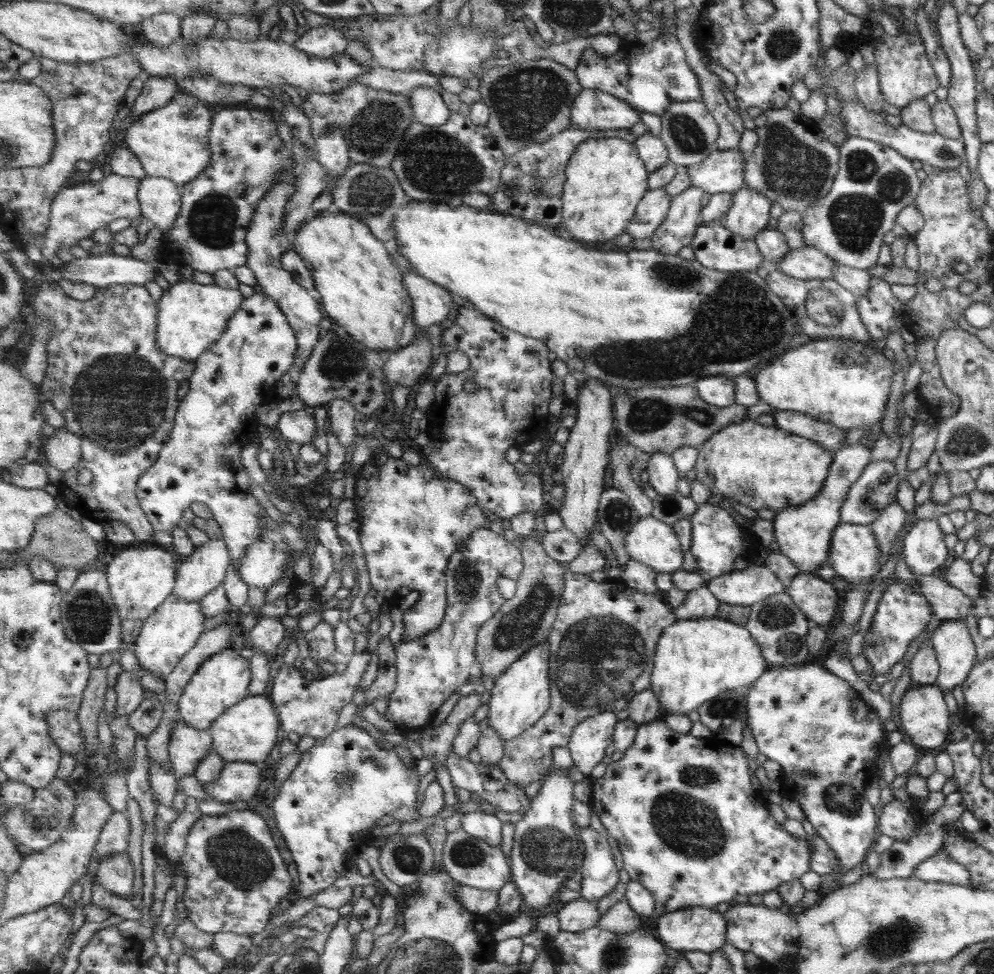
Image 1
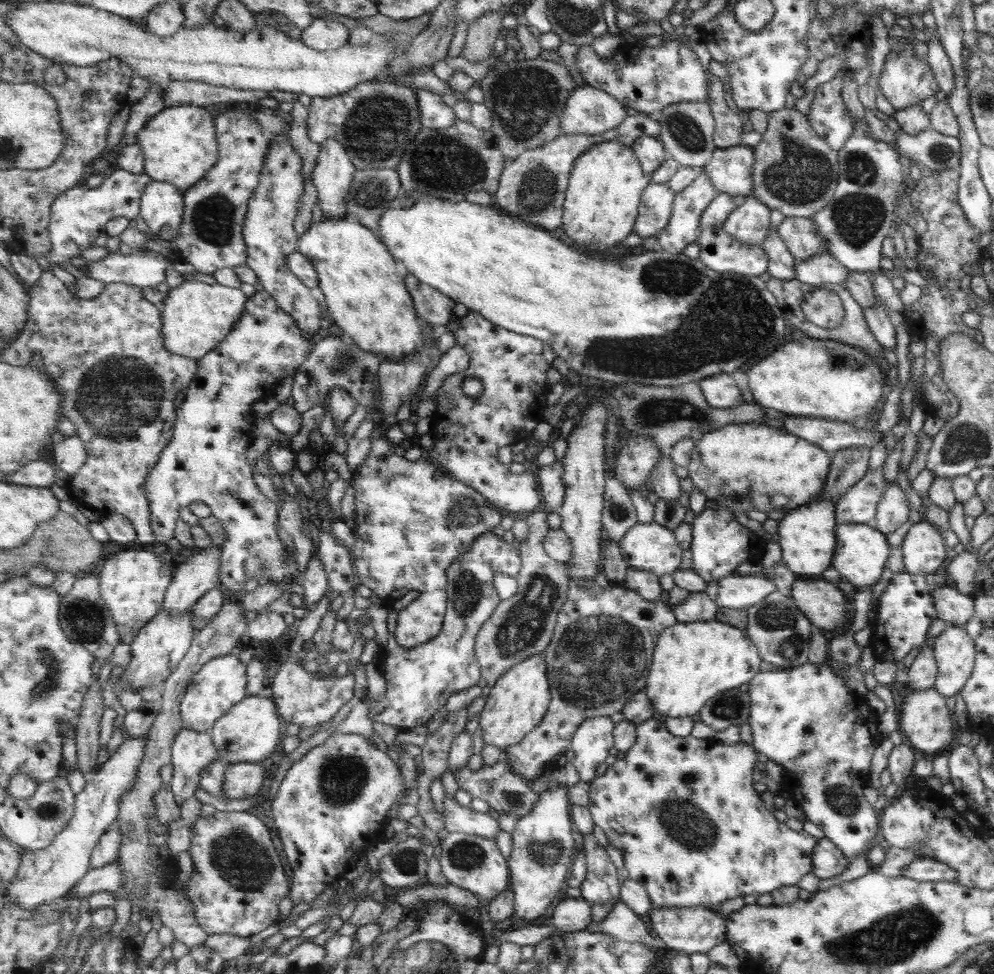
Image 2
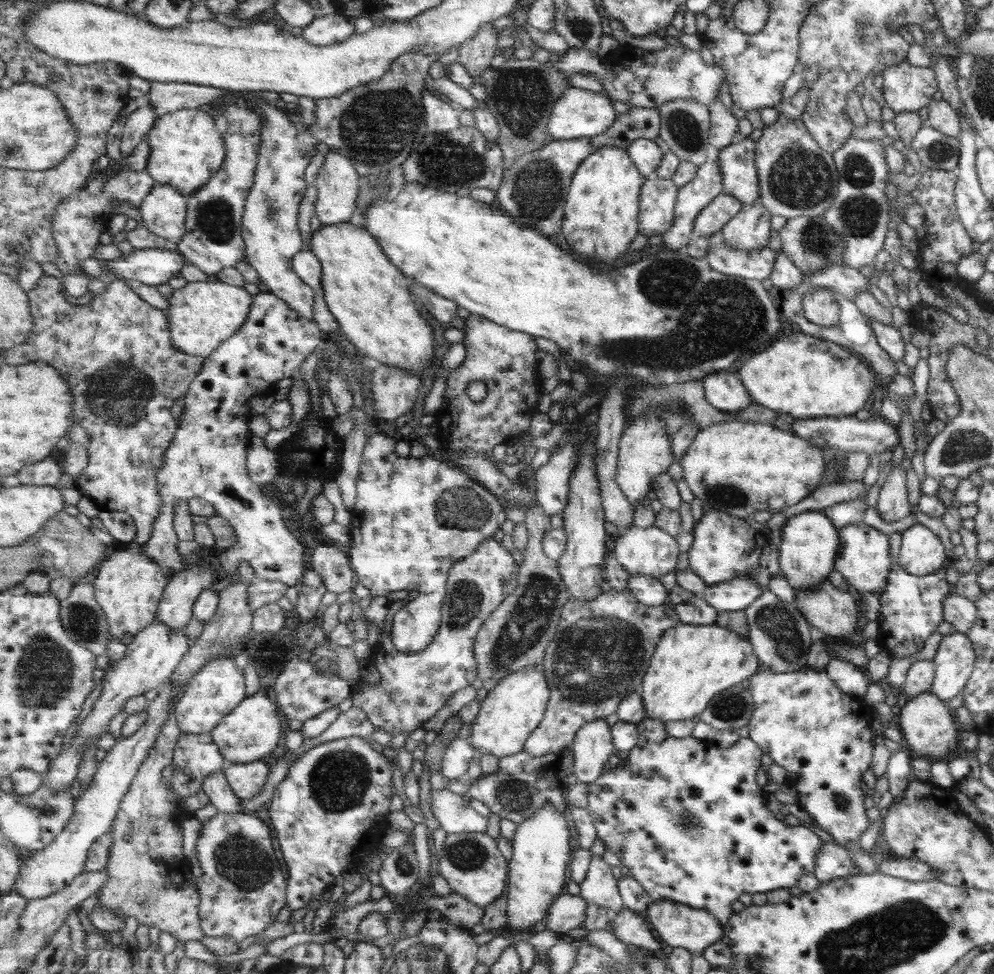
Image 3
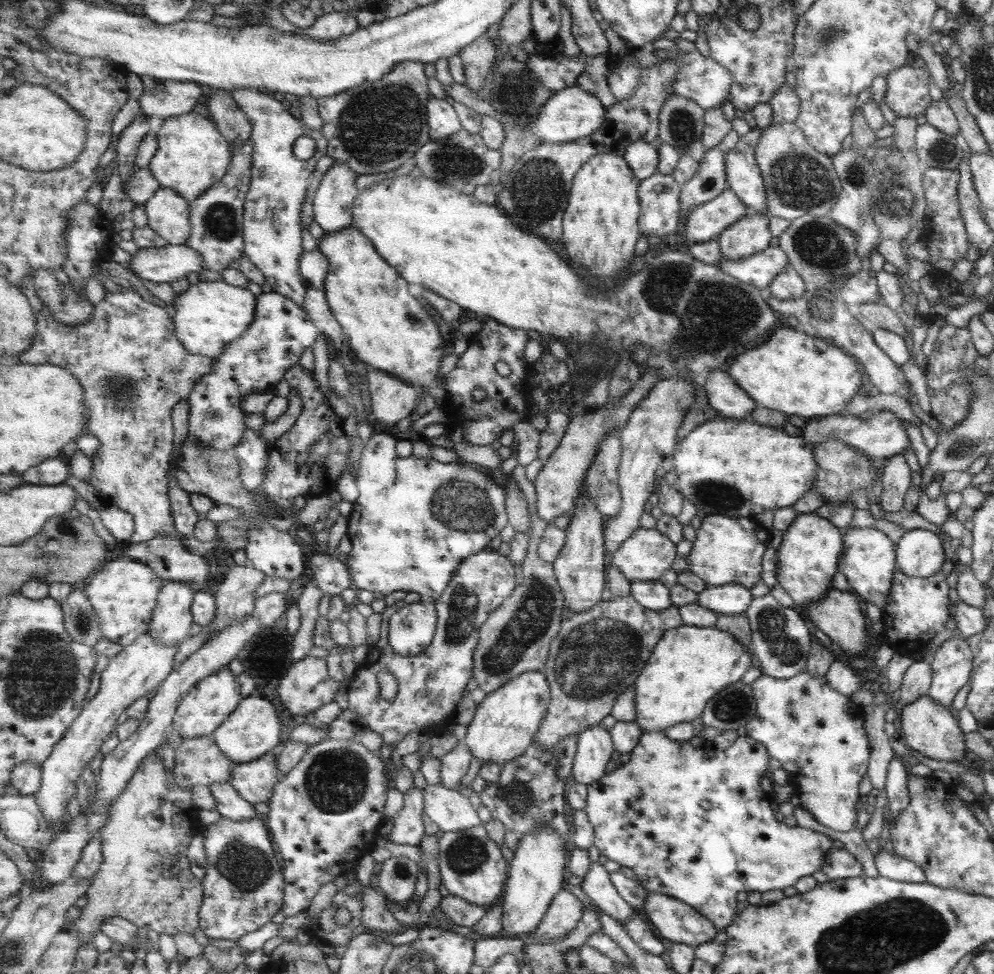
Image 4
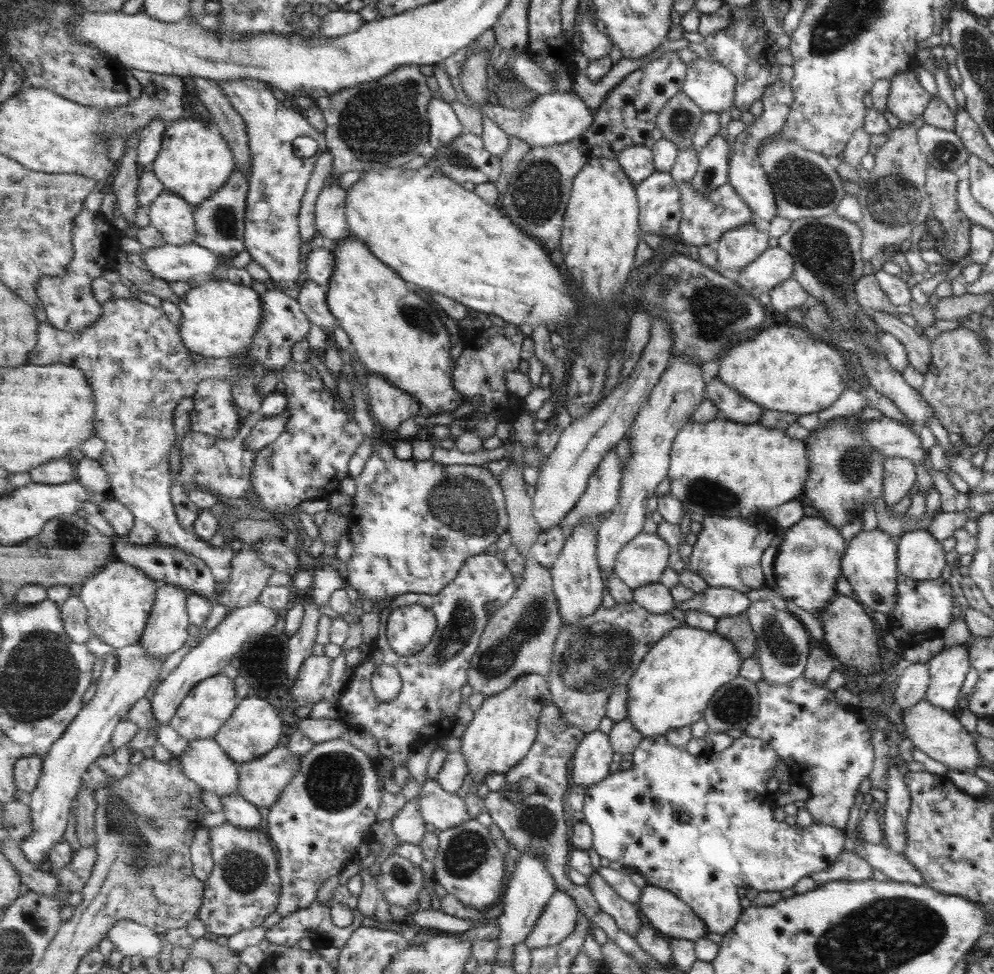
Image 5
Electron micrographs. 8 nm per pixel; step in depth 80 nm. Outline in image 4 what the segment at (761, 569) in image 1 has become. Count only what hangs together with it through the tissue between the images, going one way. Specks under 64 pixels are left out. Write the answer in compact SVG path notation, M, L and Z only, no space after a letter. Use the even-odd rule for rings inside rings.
M739 584L707 585L704 590L697 593L695 603L713 611L716 616L745 613L752 600L749 591L747 587Z

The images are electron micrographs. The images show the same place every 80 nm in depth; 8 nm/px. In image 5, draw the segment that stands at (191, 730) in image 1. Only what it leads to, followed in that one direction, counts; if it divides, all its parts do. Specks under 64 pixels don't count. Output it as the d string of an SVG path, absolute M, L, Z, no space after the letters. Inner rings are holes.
M201 739L190 741L187 750L179 756L183 765L185 776L194 780L203 789L217 795L219 798L229 794L239 795L238 784L240 774L238 762L235 762L216 739Z

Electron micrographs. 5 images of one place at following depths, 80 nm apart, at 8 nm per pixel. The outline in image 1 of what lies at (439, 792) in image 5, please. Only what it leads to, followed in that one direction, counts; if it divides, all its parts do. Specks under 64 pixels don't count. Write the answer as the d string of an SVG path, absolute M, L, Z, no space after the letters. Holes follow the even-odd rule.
M481 810L475 812L463 811L461 829L467 834L472 834L475 838L488 842L491 846L497 848L503 846L503 834L501 834L503 822L494 814L486 814Z

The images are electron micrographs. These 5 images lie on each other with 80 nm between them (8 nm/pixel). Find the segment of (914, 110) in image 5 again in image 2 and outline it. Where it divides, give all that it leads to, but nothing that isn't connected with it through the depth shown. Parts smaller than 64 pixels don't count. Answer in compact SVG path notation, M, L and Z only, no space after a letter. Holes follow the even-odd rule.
M909 41L901 52L889 52L885 56L878 80L881 95L887 99L895 111L909 108L909 106L920 106L919 102L933 96L938 90L929 66L913 56L913 49Z

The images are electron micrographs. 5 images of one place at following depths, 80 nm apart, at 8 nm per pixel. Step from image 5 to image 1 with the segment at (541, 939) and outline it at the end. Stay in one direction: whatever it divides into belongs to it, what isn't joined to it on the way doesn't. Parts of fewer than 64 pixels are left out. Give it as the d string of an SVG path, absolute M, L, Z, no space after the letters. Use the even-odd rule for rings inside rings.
M582 897L572 900L556 912L556 916L563 930L581 932L600 924L602 914L598 909L597 902Z

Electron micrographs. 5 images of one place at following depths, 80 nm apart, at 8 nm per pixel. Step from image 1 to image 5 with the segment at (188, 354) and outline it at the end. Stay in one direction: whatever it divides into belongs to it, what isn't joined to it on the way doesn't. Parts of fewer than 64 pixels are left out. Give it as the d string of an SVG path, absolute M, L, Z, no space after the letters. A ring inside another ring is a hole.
M207 280L191 288L178 304L183 312L180 333L191 353L203 357L233 358L240 356L252 343L265 318L261 294L250 286L225 280Z

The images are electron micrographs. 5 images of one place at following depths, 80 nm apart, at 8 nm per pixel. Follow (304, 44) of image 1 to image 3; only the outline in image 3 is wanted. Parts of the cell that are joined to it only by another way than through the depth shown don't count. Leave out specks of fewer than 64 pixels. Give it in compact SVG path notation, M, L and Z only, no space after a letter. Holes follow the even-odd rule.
M335 14L315 17L310 26L302 30L302 36L314 46L334 46L343 43L352 35L356 34L354 20Z

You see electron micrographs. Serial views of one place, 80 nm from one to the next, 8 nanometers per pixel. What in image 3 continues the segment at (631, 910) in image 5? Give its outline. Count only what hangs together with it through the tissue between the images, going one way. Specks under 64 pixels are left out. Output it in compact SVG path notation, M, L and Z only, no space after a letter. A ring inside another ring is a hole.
M593 855L586 879L579 885L580 895L588 902L609 910L612 915L625 908L616 870L601 855Z

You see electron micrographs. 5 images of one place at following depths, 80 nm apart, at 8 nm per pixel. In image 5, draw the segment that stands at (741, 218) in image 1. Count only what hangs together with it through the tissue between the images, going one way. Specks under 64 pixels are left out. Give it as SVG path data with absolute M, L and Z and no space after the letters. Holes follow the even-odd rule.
M747 223L736 226L735 229L728 230L721 236L717 242L717 265L719 272L727 275L734 275L744 269L749 262L755 261L768 246L768 235L760 231L755 223Z

